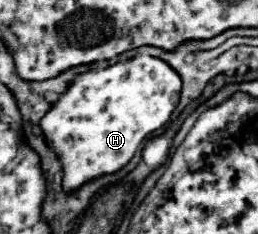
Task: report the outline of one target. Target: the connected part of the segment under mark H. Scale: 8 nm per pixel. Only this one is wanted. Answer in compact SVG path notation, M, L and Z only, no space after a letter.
M150 55L76 75L66 93L40 119L40 129L62 163L64 193L76 193L84 183L120 171L134 157L142 139L170 119L180 87L180 75L166 61Z

